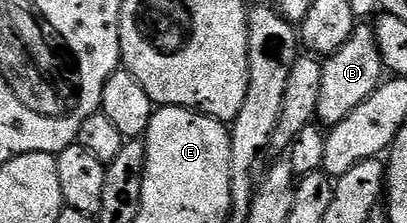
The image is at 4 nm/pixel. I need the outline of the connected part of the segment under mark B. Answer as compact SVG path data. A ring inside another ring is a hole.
M368 24L355 25L348 41L323 61L315 114L317 121L326 128L335 126L358 108L381 85L383 78L384 67L373 27Z

